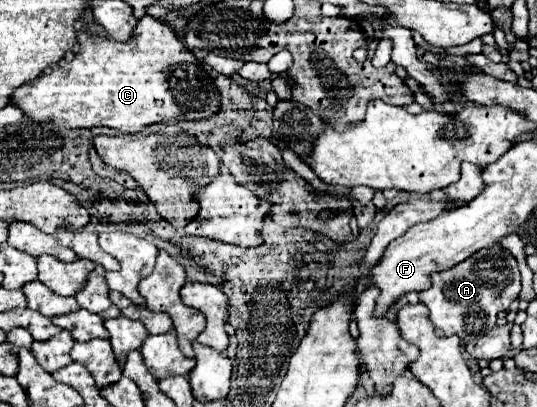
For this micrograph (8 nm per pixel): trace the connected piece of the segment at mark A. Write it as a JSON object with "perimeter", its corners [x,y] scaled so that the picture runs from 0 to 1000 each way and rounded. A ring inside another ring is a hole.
{"perimeter":[[[933,604],[907,609],[907,624],[885,624],[825,668],[803,673],[803,708],[780,717],[780,737],[799,757],[799,786],[832,826],[851,821],[873,840],[873,821],[903,821],[922,801],[926,771],[940,767],[970,717],[970,678],[959,634]],[[877,771],[888,781],[877,786]]]}

